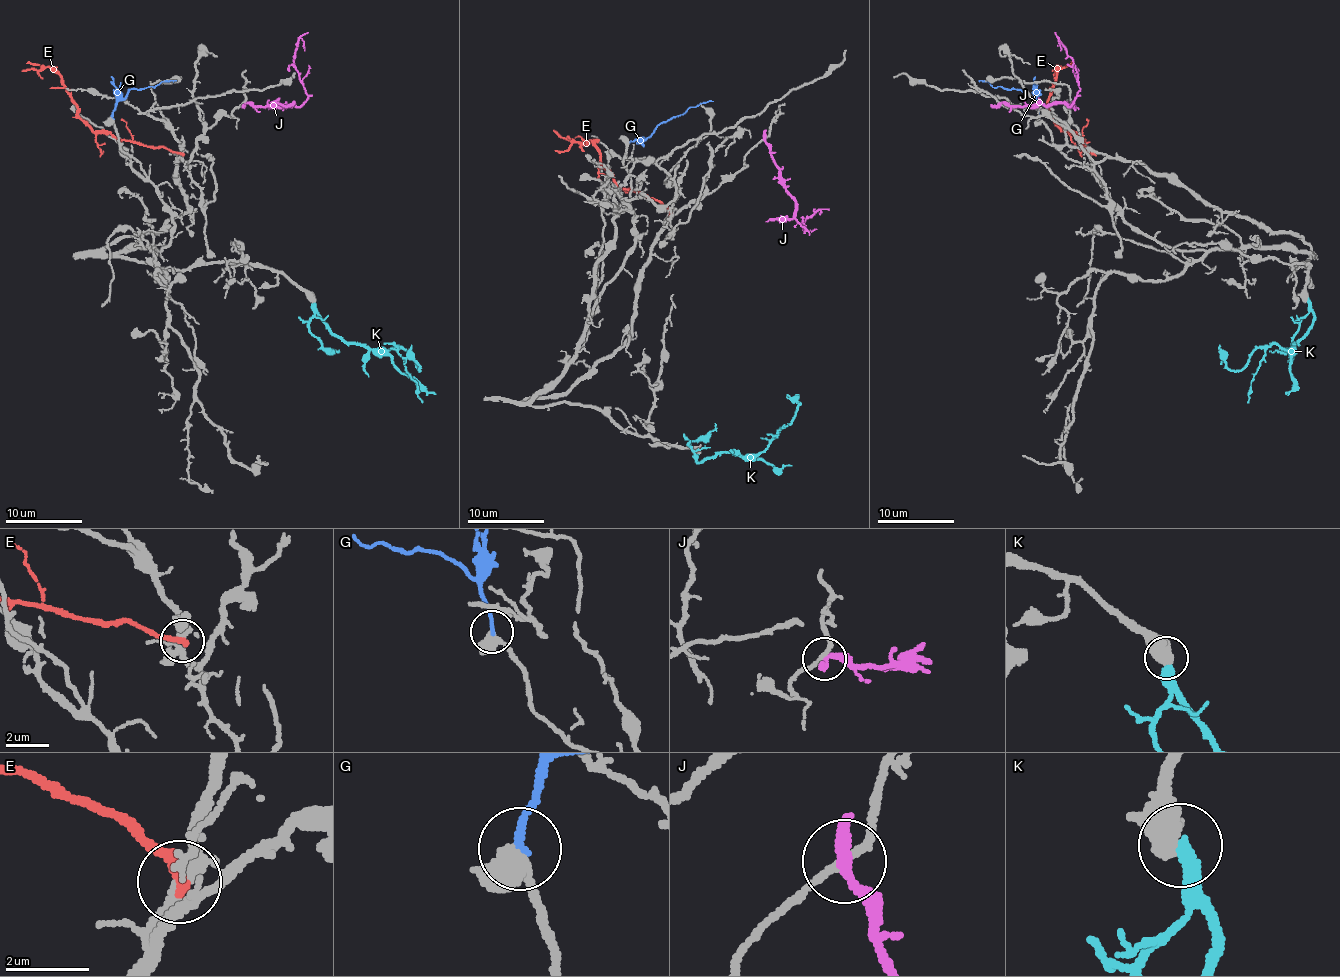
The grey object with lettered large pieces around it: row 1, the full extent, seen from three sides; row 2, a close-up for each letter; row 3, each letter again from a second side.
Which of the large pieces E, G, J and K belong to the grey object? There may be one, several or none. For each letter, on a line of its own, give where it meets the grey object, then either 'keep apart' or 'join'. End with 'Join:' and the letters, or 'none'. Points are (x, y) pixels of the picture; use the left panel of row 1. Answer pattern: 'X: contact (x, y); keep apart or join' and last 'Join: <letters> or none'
E: contact (182, 153); keep apart
G: contact (112, 118); keep apart
J: contact (244, 103); keep apart
K: contact (313, 300); join
Join: K

